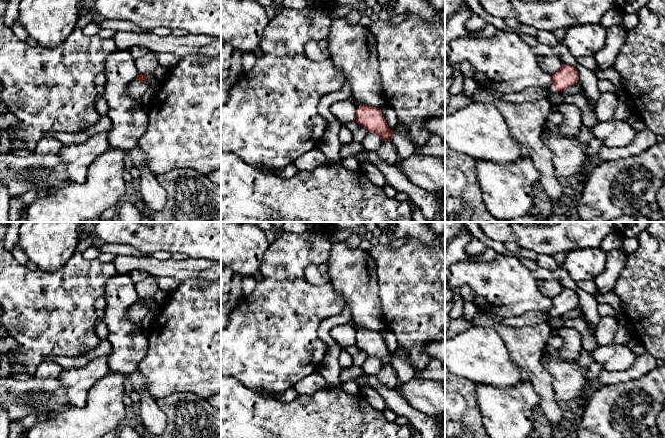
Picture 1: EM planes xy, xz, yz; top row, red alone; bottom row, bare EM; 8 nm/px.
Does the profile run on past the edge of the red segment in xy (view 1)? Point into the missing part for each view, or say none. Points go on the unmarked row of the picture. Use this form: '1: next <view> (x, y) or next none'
1: next xy (136, 313)

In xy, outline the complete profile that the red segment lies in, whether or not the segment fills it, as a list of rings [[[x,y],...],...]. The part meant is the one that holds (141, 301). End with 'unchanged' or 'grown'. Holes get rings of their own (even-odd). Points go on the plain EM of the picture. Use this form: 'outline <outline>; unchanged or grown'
outline [[[139,298],[136,303],[127,310],[126,318],[139,324],[148,312],[145,305],[151,299],[152,298]]]; grown

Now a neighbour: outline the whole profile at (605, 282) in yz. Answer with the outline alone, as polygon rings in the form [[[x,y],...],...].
[[[621,247],[606,253],[606,256],[606,268],[593,280],[597,288],[595,295],[605,294],[614,290],[616,281],[624,269],[628,254]]]

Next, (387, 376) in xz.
[[[383,365],[376,374],[380,384],[390,390],[395,390],[400,383],[397,373],[392,365]]]

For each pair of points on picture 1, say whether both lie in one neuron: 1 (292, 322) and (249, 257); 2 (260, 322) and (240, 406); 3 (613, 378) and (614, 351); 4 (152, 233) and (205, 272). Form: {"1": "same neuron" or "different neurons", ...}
{"1": "different neurons", "2": "different neurons", "3": "different neurons", "4": "different neurons"}

